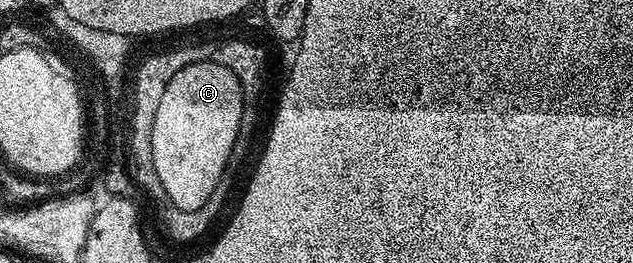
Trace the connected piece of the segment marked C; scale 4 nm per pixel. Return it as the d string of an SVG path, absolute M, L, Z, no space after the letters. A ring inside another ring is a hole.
M218 61L185 65L161 96L157 117L153 117L153 169L178 208L201 208L217 188L238 139L243 113L243 90L237 76Z

